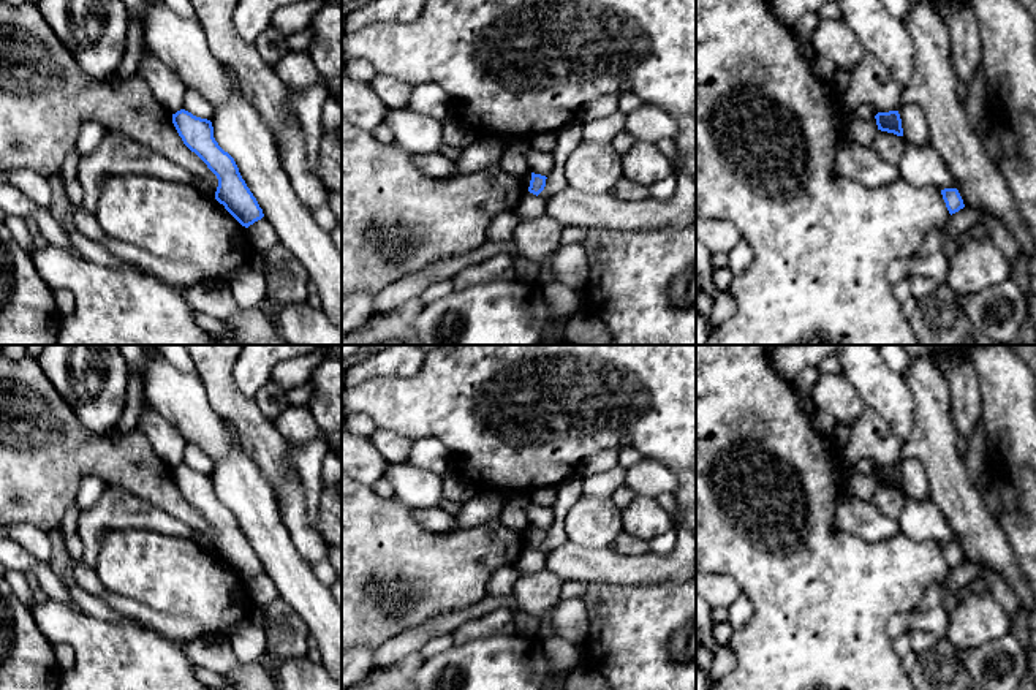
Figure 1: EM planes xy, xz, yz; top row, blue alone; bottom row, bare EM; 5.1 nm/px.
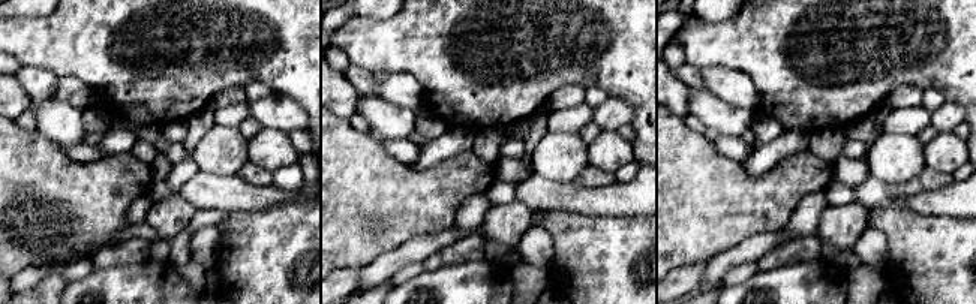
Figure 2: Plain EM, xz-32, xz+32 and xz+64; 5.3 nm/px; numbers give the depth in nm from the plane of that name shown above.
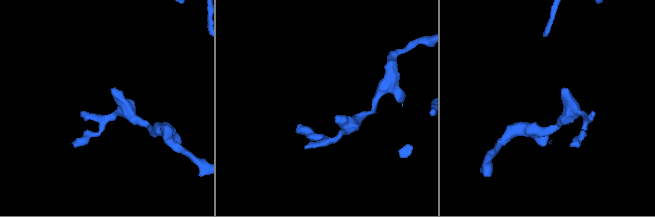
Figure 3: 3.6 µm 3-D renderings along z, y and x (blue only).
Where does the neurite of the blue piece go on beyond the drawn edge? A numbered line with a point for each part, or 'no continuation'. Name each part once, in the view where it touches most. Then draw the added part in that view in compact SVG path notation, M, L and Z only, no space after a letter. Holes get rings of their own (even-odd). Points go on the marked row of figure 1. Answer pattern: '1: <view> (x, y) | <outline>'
no continuation

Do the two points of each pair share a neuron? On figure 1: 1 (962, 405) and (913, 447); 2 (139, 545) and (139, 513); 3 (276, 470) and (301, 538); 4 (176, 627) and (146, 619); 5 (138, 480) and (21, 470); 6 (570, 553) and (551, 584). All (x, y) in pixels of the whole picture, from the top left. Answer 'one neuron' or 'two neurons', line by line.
1: two neurons
2: two neurons
3: two neurons
4: one neuron
5: one neuron
6: two neurons

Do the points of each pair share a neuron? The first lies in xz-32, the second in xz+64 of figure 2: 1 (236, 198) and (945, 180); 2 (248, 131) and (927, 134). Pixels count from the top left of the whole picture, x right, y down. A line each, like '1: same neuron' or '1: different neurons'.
1: different neurons
2: same neuron

